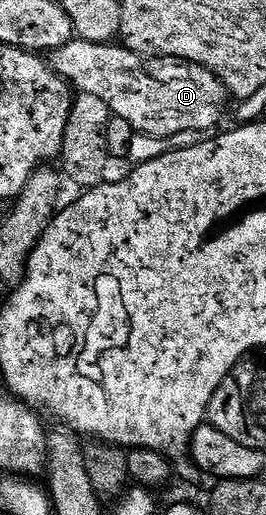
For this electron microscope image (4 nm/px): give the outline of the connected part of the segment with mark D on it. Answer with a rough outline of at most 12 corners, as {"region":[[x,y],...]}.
{"region":[[70,39],[50,56],[137,133],[207,131],[229,103],[187,59]]}

